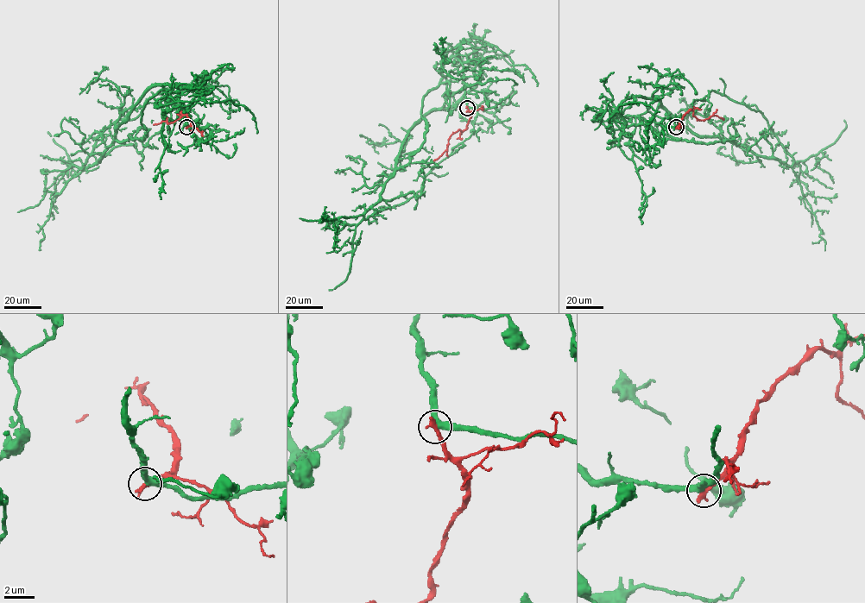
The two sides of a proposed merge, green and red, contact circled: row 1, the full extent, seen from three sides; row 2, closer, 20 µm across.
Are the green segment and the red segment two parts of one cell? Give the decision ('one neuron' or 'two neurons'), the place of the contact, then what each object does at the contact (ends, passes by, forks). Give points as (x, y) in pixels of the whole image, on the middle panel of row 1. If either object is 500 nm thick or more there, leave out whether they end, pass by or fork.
two neurons; place (467, 108); green passes by; red ends

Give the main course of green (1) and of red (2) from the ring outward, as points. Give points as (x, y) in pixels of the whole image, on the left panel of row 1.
1: (187, 127), (185, 109), (150, 87), (83, 169), (104, 130), (137, 116), (152, 97), (198, 119)
2: (187, 127), (191, 122), (186, 115), (169, 123), (166, 122), (154, 124)

